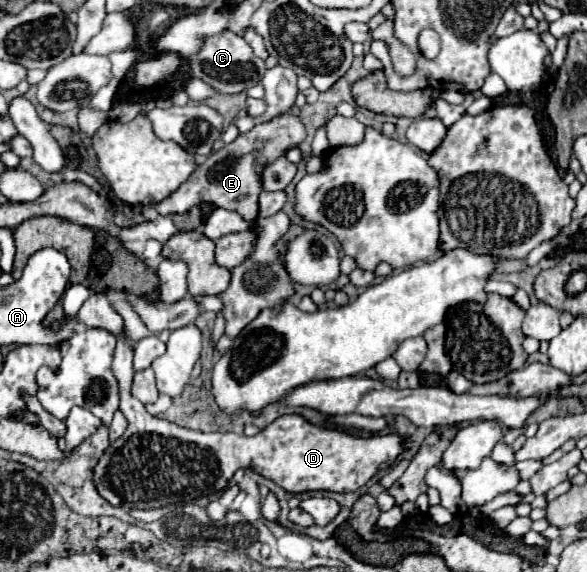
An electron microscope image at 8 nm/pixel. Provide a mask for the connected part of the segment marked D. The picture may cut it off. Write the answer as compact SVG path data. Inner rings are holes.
M92 293L84 301L84 305L80 307L76 317L86 327L106 329L108 333L112 333L116 337L116 355L114 355L112 369L114 369L114 375L120 383L122 401L120 401L119 410L126 415L130 425L128 425L126 433L108 447L108 451L102 455L102 459L98 461L98 465L94 469L94 483L96 483L100 495L106 501L110 501L112 505L124 505L126 509L154 509L154 507L174 505L176 501L188 503L192 499L222 491L228 485L234 471L240 467L254 469L256 473L274 481L276 485L280 485L288 493L304 493L304 491L348 493L348 491L356 491L358 487L362 487L378 471L388 469L398 459L398 455L404 453L404 447L402 447L404 437L400 437L398 433L372 435L366 439L366 437L350 435L346 431L312 425L306 417L302 417L298 413L278 417L274 423L270 423L266 429L262 429L254 437L244 437L244 435L236 435L236 433L202 433L202 431L178 427L176 423L170 423L166 419L152 417L152 415L148 415L146 407L136 397L130 395L130 383L132 383L132 375L134 375L134 367L132 367L134 343L126 335L124 321L122 321L122 317L118 317L118 313L114 313L114 307L108 303L106 295Z

